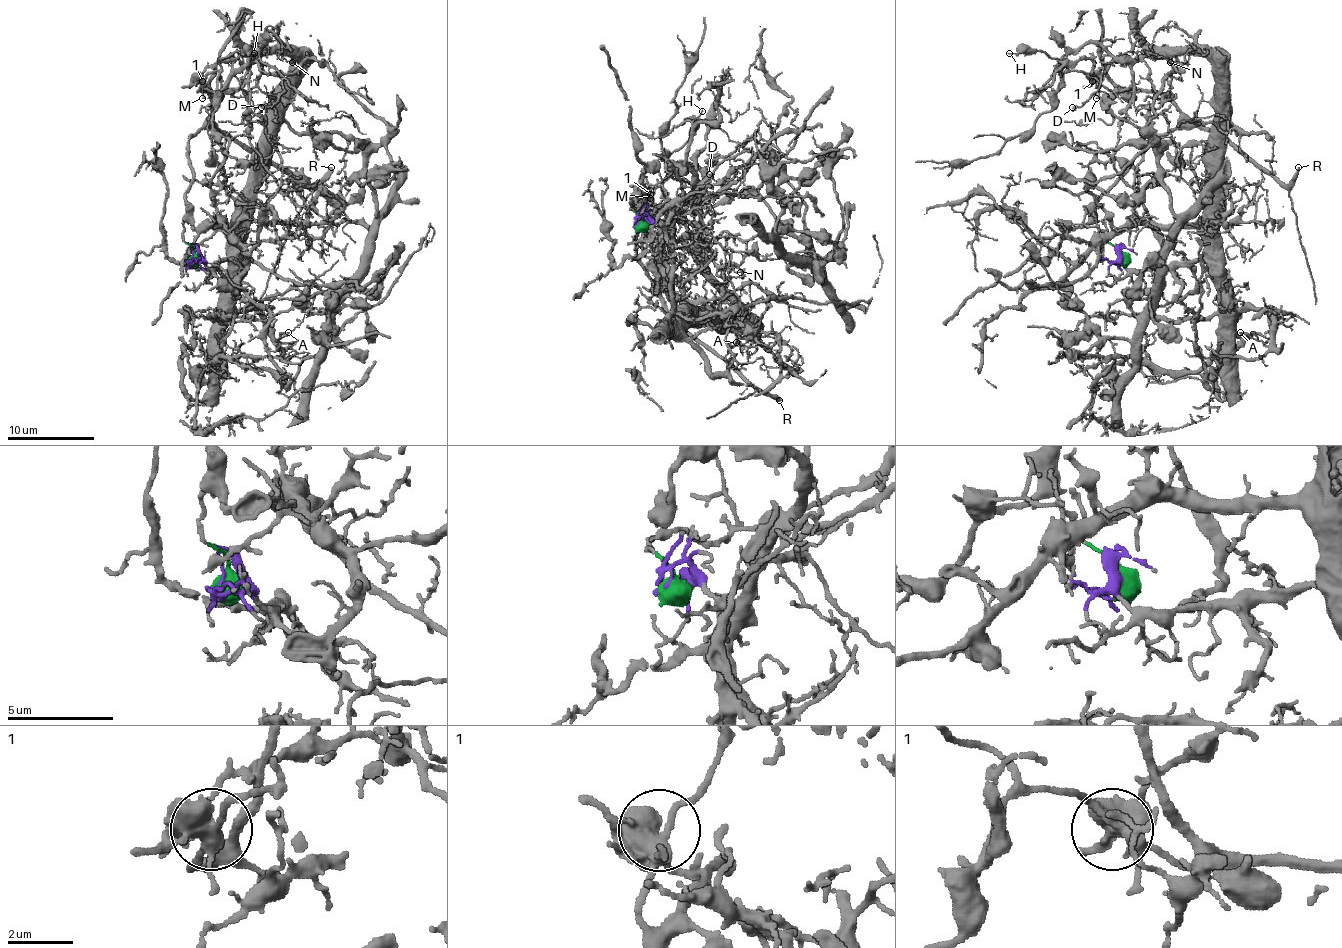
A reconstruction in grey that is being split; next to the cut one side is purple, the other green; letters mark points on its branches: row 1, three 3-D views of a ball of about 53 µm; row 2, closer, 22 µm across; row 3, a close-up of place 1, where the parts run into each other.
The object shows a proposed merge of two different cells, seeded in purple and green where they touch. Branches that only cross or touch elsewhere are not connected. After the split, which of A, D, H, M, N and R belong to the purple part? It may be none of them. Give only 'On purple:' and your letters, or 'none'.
On purple: A, D, N

